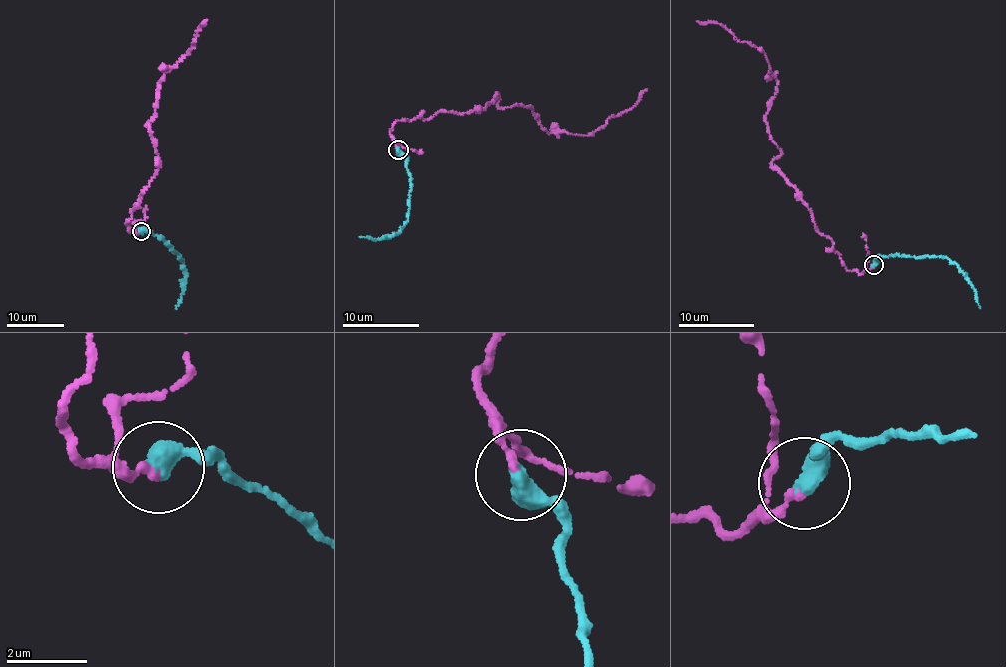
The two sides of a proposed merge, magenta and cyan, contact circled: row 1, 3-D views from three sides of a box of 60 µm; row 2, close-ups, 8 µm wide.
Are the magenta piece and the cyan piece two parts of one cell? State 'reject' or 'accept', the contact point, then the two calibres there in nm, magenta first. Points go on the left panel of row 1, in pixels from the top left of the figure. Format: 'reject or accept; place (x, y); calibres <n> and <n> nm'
accept; place (141, 231); calibres 240 and 550 nm

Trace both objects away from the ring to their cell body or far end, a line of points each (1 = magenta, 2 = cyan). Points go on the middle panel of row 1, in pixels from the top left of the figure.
1: (399, 149), (394, 122), (480, 111), (496, 94), (499, 107), (533, 110), (548, 132), (590, 134), (647, 89)
2: (399, 149), (411, 187), (408, 221), (390, 236), (376, 239), (359, 237)

